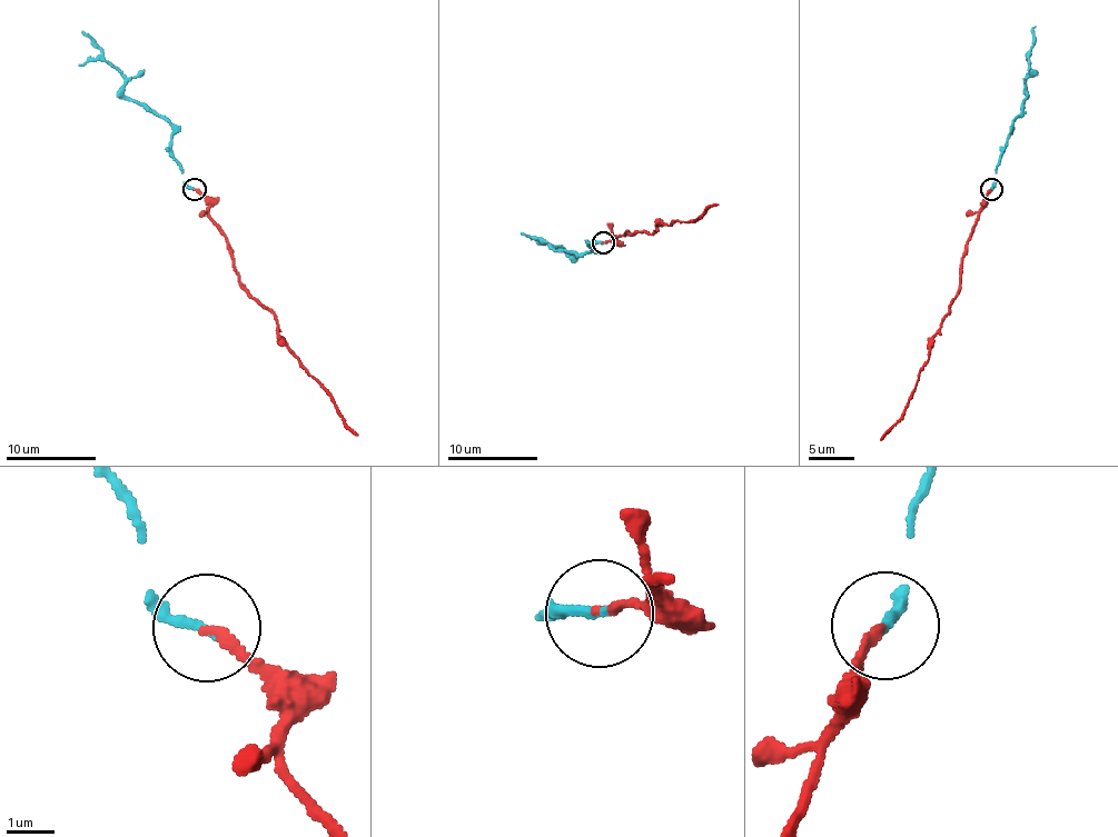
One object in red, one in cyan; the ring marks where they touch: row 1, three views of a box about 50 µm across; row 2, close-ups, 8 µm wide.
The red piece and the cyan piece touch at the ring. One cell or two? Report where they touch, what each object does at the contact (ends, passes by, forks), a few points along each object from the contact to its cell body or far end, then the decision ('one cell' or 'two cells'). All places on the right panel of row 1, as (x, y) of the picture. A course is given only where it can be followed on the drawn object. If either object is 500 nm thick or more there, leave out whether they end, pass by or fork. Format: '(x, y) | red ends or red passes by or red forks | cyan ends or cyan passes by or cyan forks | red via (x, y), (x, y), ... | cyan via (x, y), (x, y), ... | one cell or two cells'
(991, 189) | red ends | cyan ends | red via (991, 190), (966, 245), (960, 281), (949, 312), (932, 340), (927, 365), (903, 417), (881, 439) | cyan via (991, 190), (996, 167), (1028, 95), (1026, 77), (1036, 26) | one cell

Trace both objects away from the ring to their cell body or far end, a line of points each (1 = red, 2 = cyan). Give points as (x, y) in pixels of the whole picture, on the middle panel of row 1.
1: (604, 243), (626, 232), (652, 233), (658, 222), (670, 225), (700, 218), (709, 207), (719, 205)
2: (604, 243), (591, 242), (594, 251), (582, 255), (555, 250), (560, 247), (532, 240)

